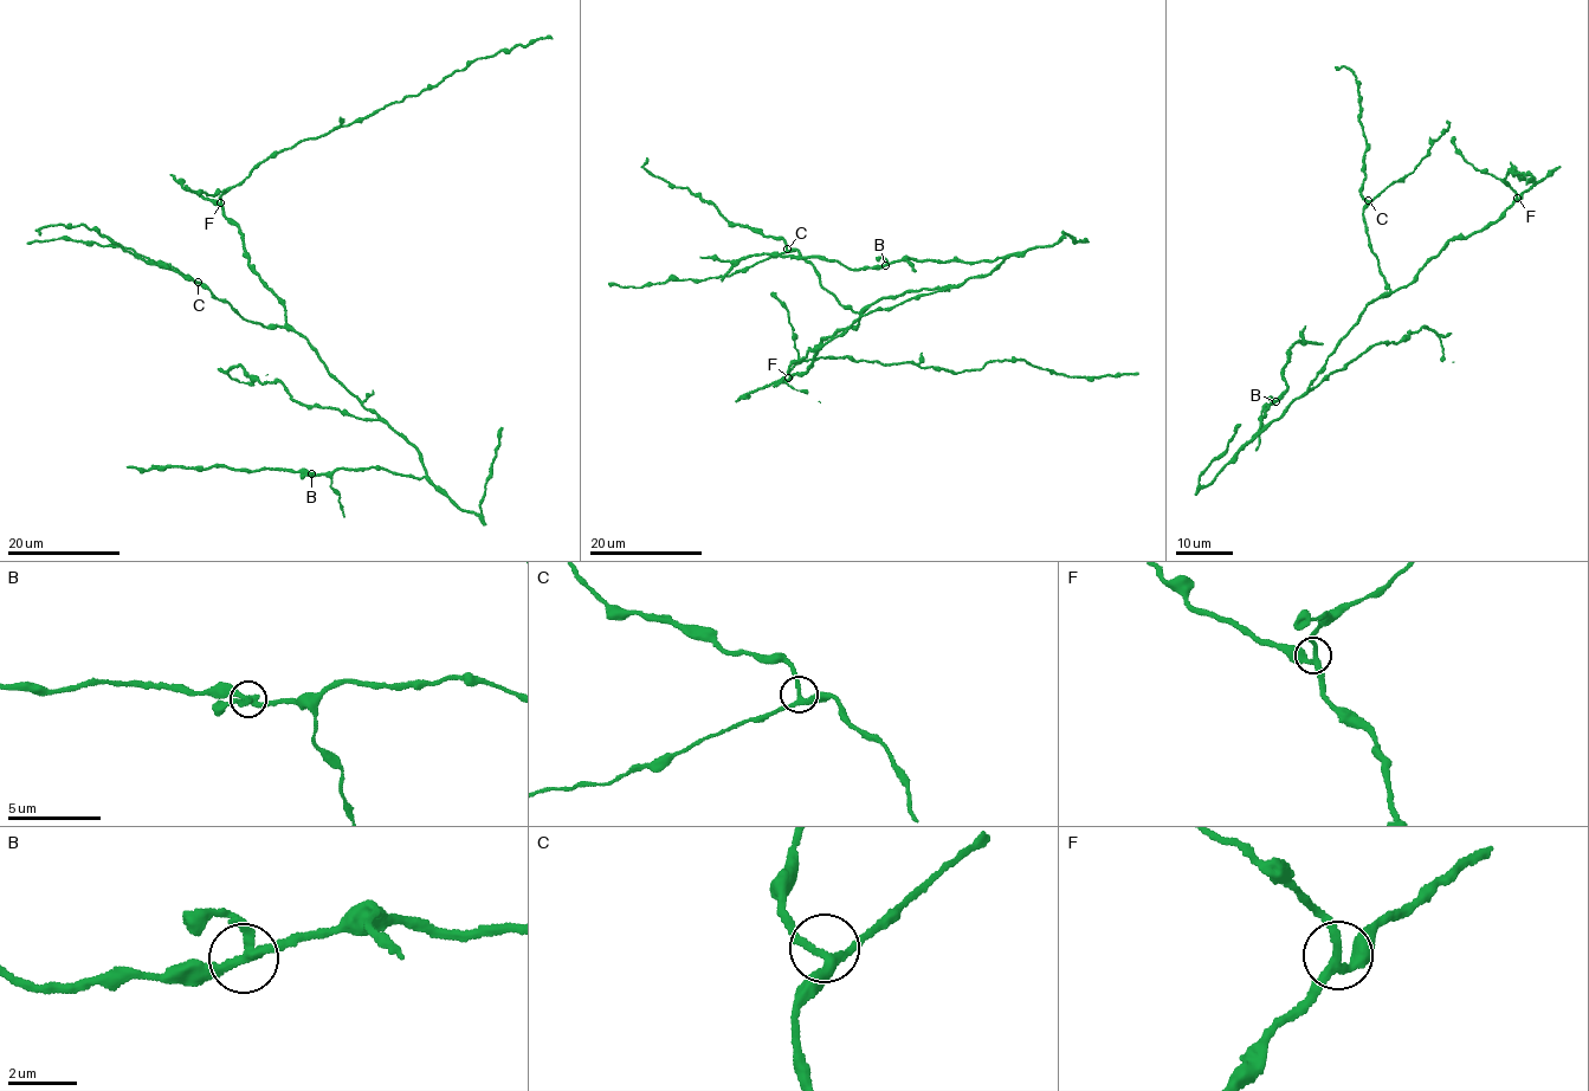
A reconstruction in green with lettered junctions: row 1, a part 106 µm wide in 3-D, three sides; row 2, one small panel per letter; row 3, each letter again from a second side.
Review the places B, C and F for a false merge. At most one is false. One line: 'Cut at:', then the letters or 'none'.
Cut at: none

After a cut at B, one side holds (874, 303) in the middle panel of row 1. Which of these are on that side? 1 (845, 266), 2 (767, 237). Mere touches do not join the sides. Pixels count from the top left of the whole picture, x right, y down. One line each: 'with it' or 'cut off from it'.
1: cut off from it
2: with it

